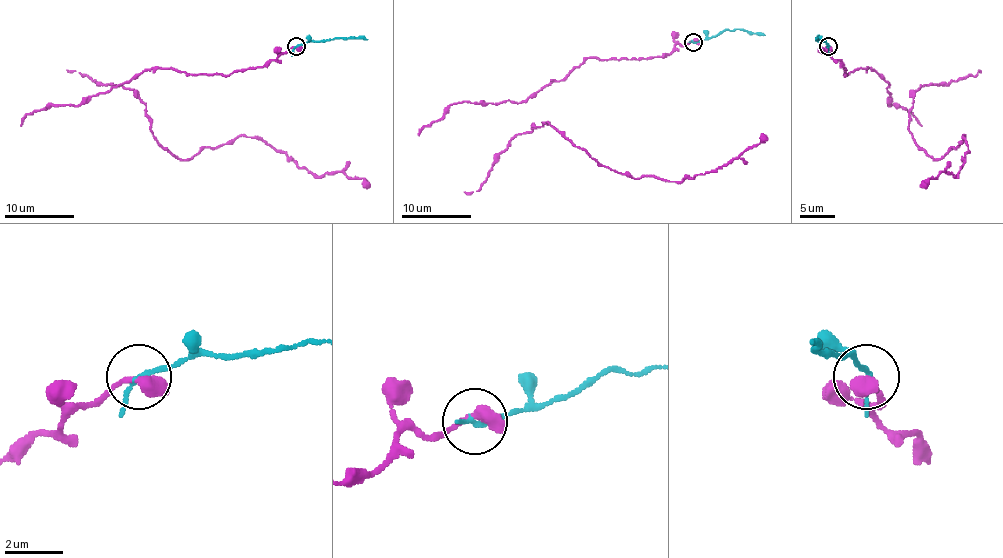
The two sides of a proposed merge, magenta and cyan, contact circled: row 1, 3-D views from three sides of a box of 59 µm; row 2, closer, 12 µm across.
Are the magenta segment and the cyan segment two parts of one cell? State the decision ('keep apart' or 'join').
keep apart

